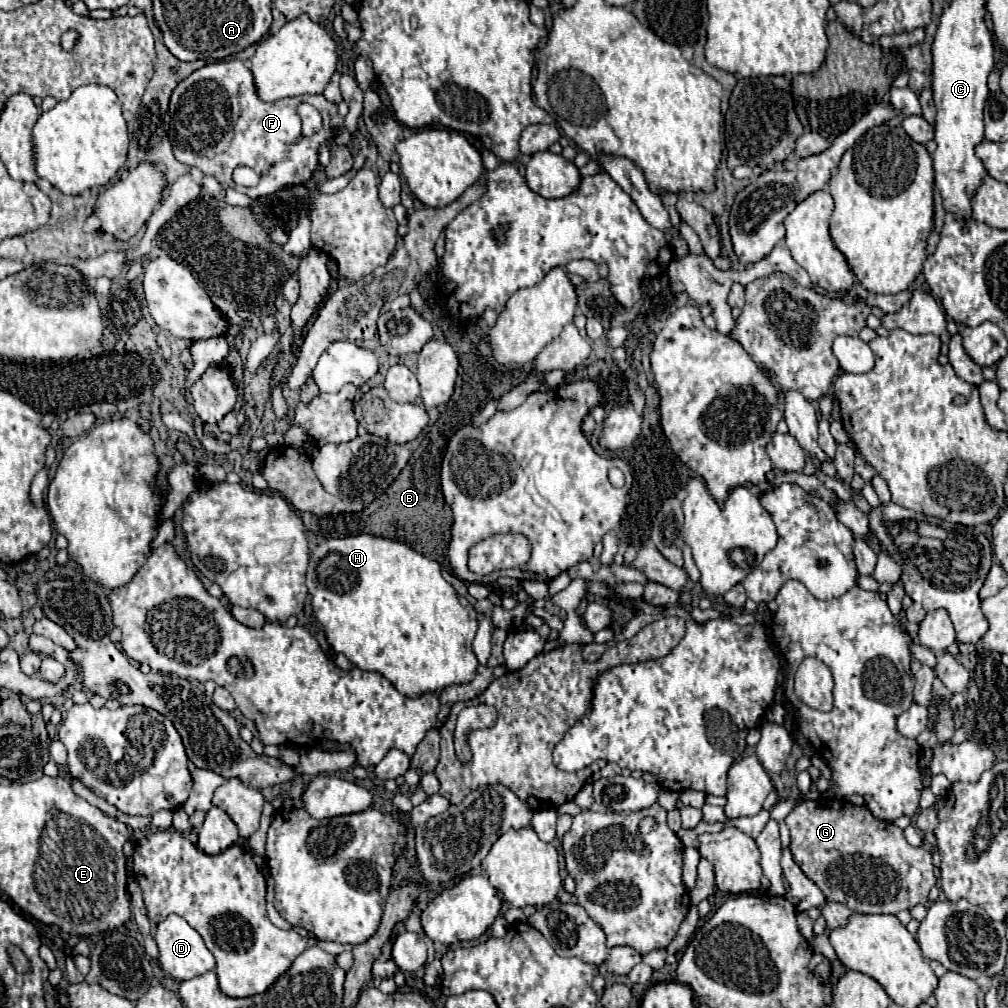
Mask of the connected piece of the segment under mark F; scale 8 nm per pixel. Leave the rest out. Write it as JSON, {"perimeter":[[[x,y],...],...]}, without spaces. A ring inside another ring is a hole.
{"perimeter":[[[230,58],[206,64],[176,86],[170,98],[172,122],[168,136],[174,148],[174,156],[182,164],[194,166],[206,176],[214,176],[224,188],[234,188],[256,198],[282,188],[306,184],[310,180],[318,166],[322,144],[338,136],[338,130],[330,124],[336,112],[338,104],[326,100],[322,94],[304,94],[276,102],[262,102],[256,94],[252,70],[244,64],[244,60]],[[300,102],[318,106],[318,112],[324,120],[324,126],[318,134],[302,134],[302,122],[296,114]],[[236,166],[250,166],[260,176],[264,176],[264,180],[260,180],[256,188],[236,186],[232,180],[232,170]]]}

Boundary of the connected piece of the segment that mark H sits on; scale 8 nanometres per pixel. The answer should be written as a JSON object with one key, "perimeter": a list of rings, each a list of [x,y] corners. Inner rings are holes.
{"perimeter":[[[358,534],[358,536],[348,536],[348,538],[330,538],[330,540],[324,540],[322,544],[318,544],[318,548],[310,556],[308,574],[306,574],[306,586],[308,586],[310,594],[312,594],[314,616],[322,624],[332,650],[342,652],[352,662],[352,666],[356,666],[360,670],[382,672],[396,686],[396,690],[400,694],[416,698],[416,696],[422,696],[426,692],[442,692],[446,686],[466,684],[466,682],[470,682],[476,676],[478,660],[476,660],[476,654],[472,652],[472,640],[474,640],[474,634],[476,634],[476,628],[478,628],[478,620],[476,620],[474,606],[464,596],[458,596],[458,592],[442,578],[440,564],[436,560],[430,560],[430,558],[418,554],[410,546],[406,546],[402,542],[388,540],[388,538],[370,536],[370,534]]]}

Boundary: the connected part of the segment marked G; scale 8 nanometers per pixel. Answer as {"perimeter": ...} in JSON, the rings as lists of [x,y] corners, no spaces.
{"perimeter":[[[838,798],[804,800],[786,816],[786,824],[790,828],[790,852],[794,862],[830,902],[846,904],[858,914],[898,914],[900,910],[910,910],[916,904],[928,902],[928,892],[936,884],[930,852],[920,846],[910,846],[896,824],[874,818],[866,806],[856,806]]]}

